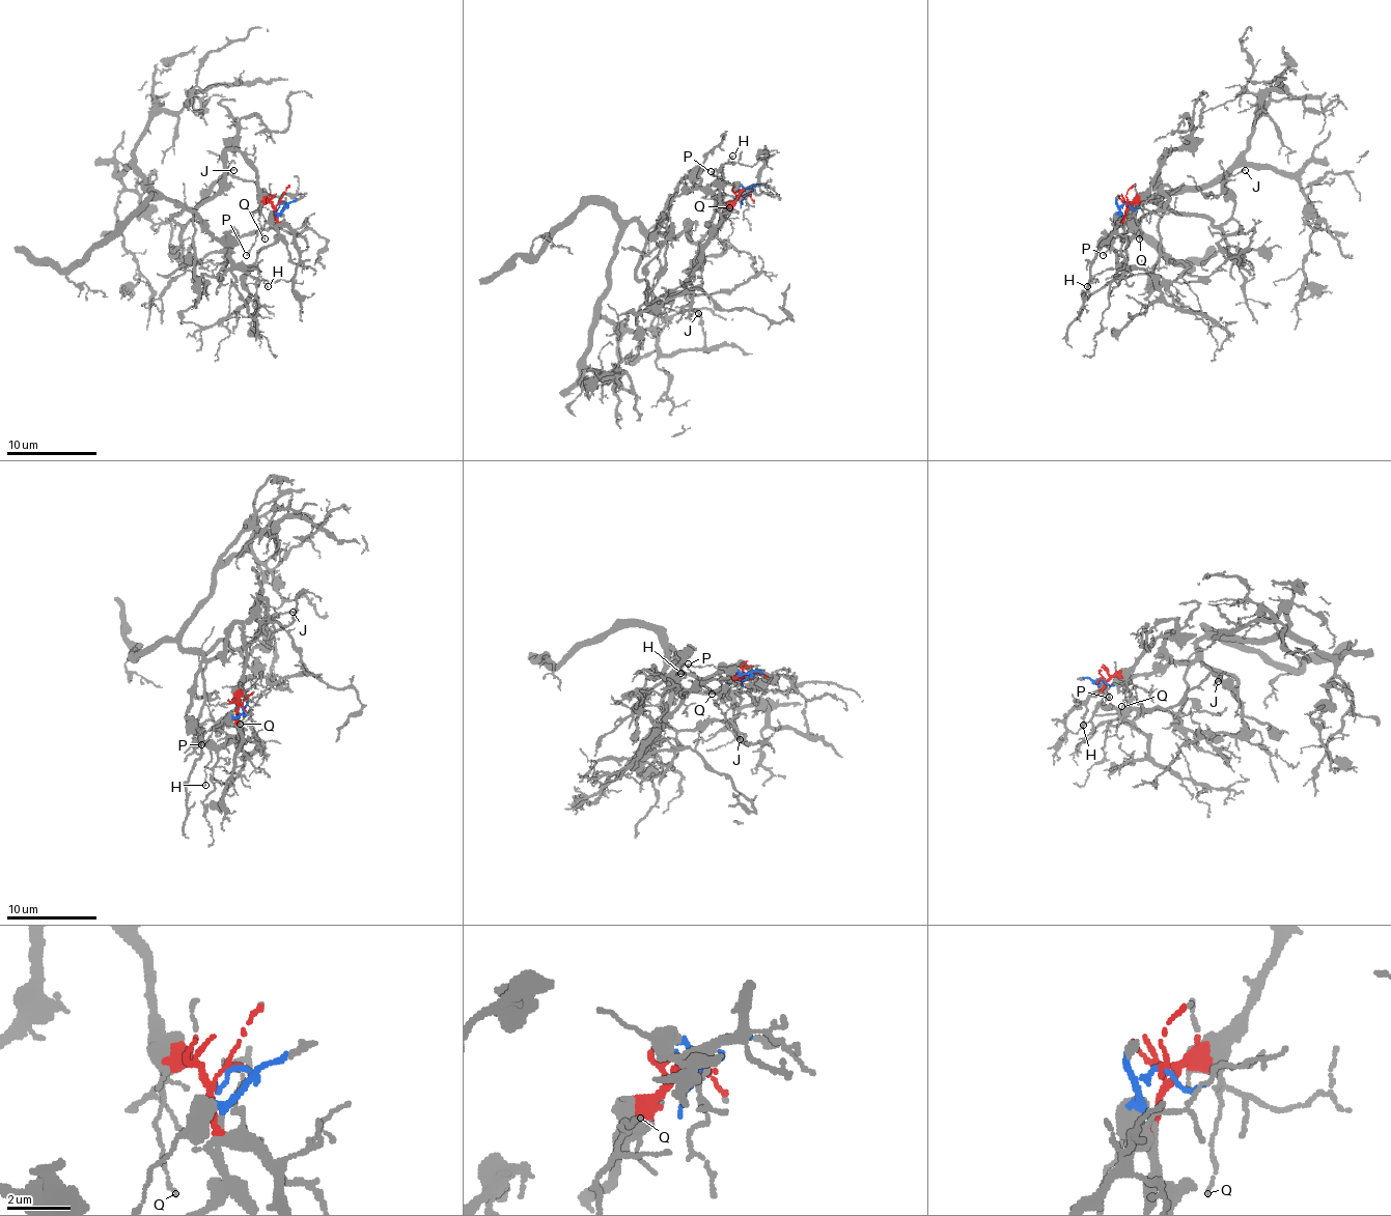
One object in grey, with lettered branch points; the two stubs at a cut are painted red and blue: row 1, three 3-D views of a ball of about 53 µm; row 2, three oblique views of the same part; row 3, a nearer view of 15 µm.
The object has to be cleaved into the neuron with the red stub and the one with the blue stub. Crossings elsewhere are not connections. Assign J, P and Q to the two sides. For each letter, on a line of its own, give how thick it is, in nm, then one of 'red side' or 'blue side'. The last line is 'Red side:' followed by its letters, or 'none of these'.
J: 130 nm thick; red side
P: 130 nm thick; blue side
Q: 90 nm thick; red side
Red side: J, Q

